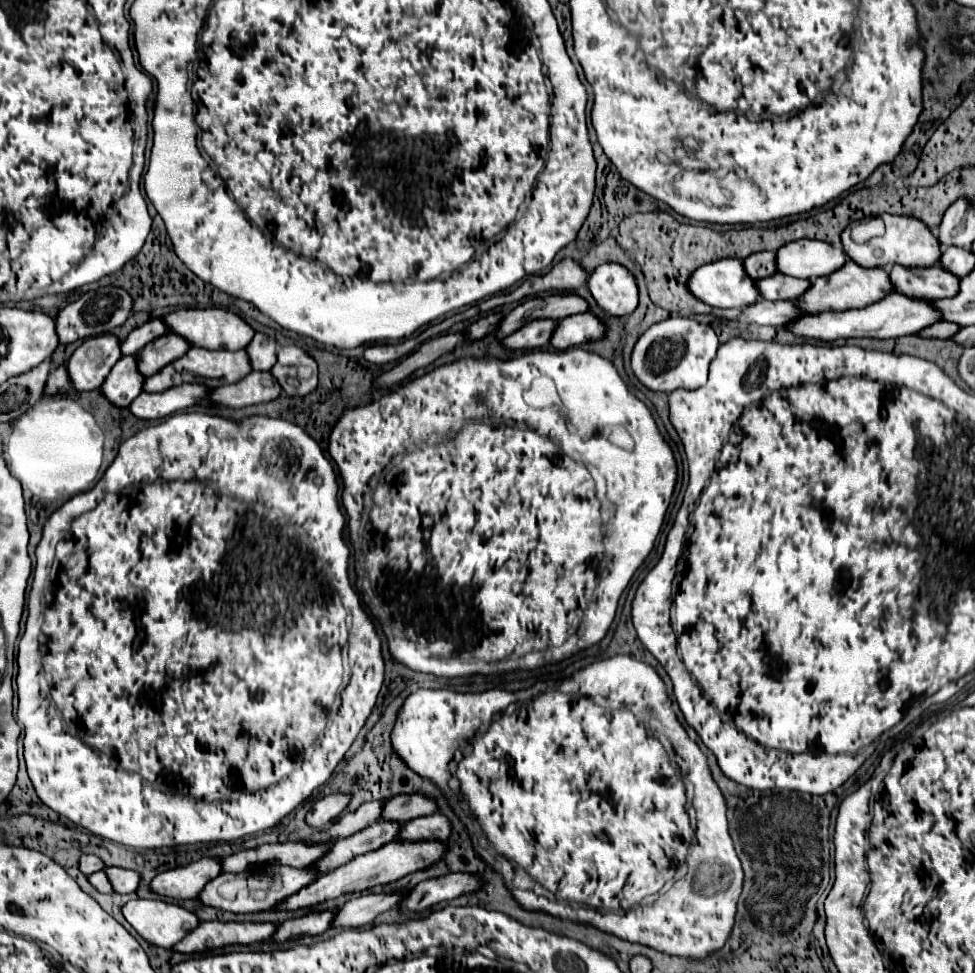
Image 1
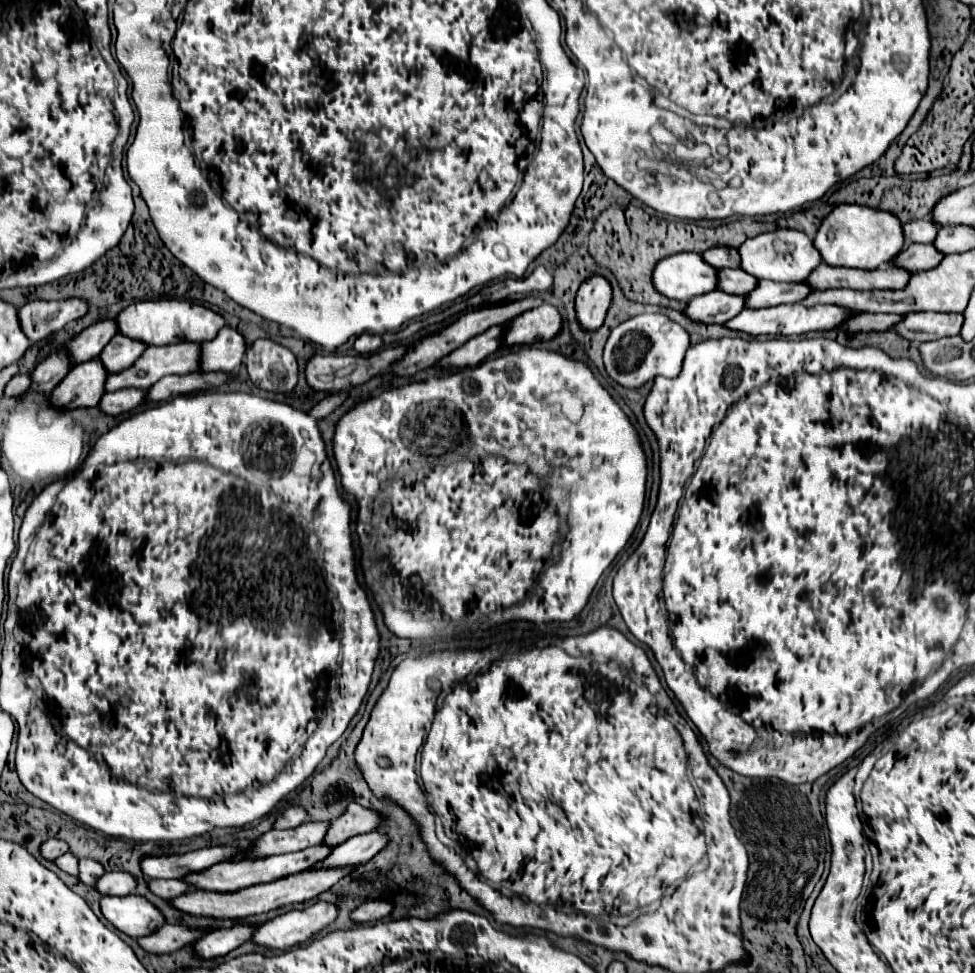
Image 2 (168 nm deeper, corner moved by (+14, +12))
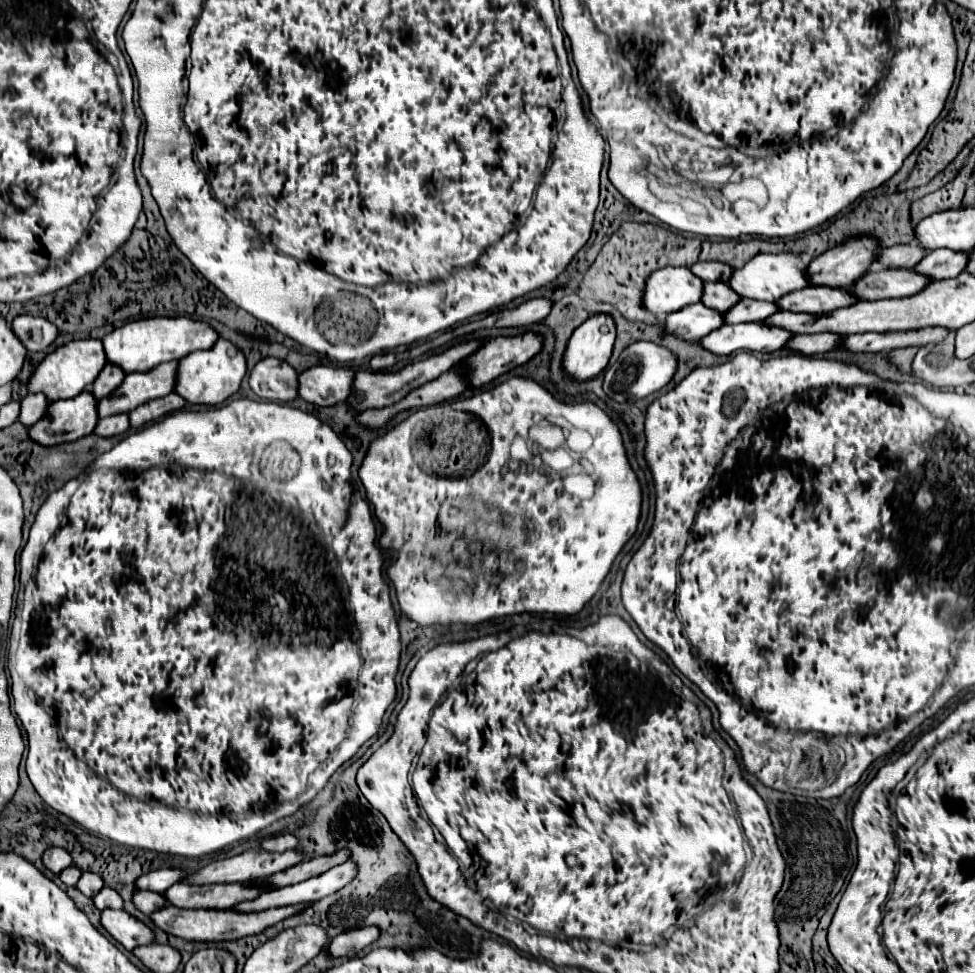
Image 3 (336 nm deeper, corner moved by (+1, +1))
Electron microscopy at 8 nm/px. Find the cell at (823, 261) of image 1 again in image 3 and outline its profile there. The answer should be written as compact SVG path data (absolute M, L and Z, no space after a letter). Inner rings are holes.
M778 253L778 255L756 255L750 259L742 269L736 269L728 281L730 289L746 299L760 299L760 301L778 301L778 297L804 289L808 285L806 281L806 261L802 261L802 255L794 253Z

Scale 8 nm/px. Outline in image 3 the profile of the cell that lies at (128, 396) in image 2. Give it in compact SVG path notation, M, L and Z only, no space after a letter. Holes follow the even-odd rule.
M120 413L120 415L112 415L106 419L98 421L98 427L94 427L94 435L102 435L102 437L114 437L120 435L128 429L128 415Z

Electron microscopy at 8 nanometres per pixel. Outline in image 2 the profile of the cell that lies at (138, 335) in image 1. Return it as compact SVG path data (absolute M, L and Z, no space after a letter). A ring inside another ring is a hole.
M101 320L89 328L85 328L79 336L75 336L69 342L71 360L75 364L99 358L101 350L109 344L109 340L117 334L117 322L115 320Z

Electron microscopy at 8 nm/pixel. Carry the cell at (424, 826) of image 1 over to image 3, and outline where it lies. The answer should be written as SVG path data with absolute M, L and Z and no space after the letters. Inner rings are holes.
M346 861L342 865L336 865L334 869L312 877L308 881L288 885L274 889L270 893L260 893L254 901L242 901L234 905L232 909L238 913L258 913L264 909L276 909L276 907L288 907L288 905L300 905L300 903L312 903L318 901L338 889L342 889L346 883L350 883L356 875L354 863Z

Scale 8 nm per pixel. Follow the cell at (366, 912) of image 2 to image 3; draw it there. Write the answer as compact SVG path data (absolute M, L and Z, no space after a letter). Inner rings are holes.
M364 927L364 929L350 929L336 935L328 945L326 953L330 957L354 957L364 951L370 943L378 939L378 927Z

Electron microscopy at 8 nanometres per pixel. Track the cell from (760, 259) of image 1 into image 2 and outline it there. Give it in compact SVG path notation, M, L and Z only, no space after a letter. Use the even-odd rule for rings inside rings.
M709 248L703 252L705 262L715 268L739 268L739 252L737 248Z

